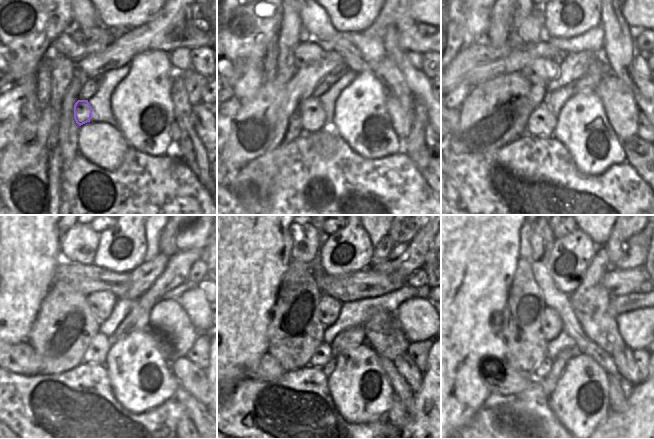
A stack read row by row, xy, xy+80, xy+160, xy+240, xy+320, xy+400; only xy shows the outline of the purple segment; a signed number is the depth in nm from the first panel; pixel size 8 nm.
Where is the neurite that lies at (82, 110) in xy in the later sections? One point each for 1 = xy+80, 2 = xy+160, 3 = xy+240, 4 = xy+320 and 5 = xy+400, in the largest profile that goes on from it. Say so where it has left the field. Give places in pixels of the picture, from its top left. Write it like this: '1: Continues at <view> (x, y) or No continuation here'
1: Continues at xy+80 (312, 114)
2: Continues at xy+160 (542, 122)
3: Continues at xy+240 (98, 349)
4: Continues at xy+320 (323, 354)
5: Continues at xy+400 (541, 371).

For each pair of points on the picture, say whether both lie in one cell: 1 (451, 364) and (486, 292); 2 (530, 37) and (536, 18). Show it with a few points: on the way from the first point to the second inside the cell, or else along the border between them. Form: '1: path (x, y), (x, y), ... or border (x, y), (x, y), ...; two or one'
1: path (451, 346), (451, 327), (468, 310); one
2: path (530, 32), (530, 28), (534, 23); one

